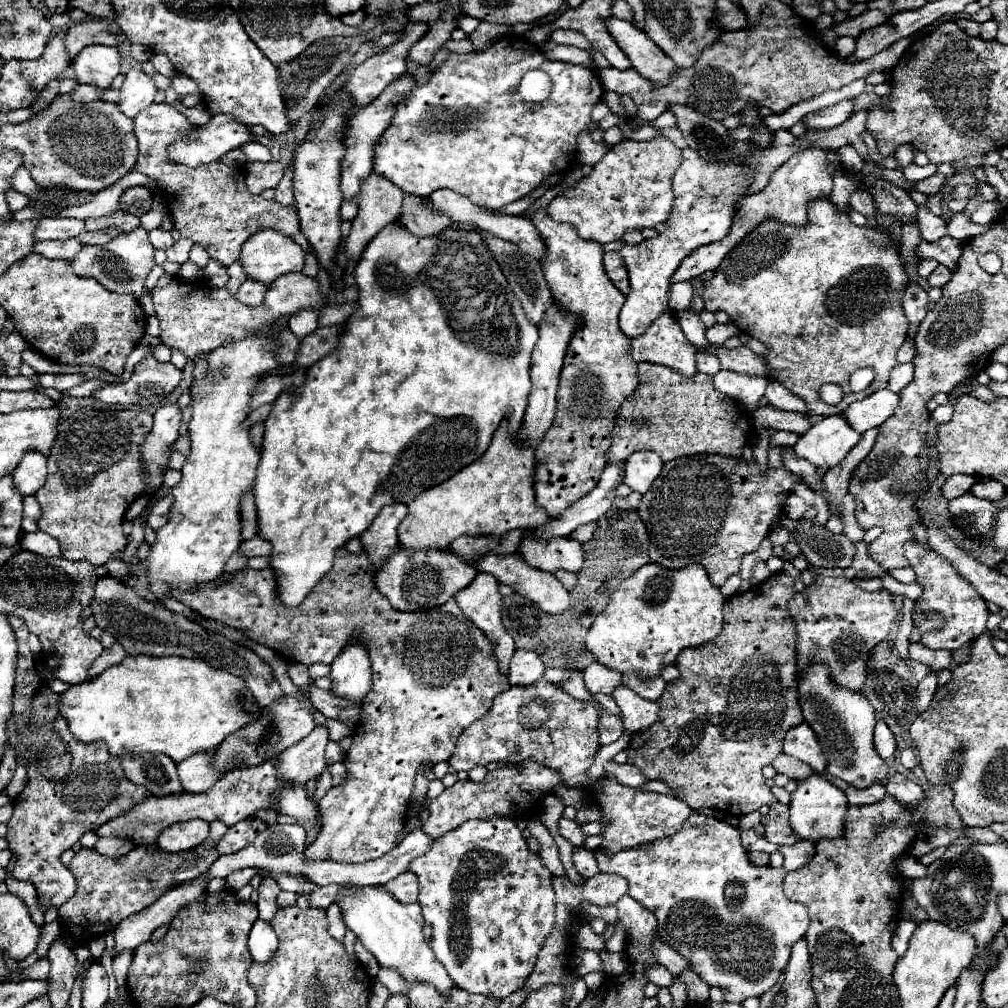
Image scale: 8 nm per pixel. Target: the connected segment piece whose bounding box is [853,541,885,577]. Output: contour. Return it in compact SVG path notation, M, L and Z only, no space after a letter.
M855 541L855 557L853 557L853 569L857 571L859 577L863 575L871 575L871 577L881 577L885 571L879 567L879 563L875 563L873 559L869 559L869 551L867 551L867 543L865 541Z

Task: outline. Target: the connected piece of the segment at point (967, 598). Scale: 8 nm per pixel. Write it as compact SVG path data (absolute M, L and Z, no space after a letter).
M915 539L905 543L905 557L909 559L913 571L917 573L917 583L923 589L921 599L915 601L915 611L939 613L945 619L943 627L933 629L933 631L925 631L919 639L919 645L929 647L929 649L955 651L963 643L977 639L977 635L981 635L981 631L985 631L985 623L989 617L989 609L985 605L985 599L981 599L977 589L943 555L931 551L929 547L921 545Z

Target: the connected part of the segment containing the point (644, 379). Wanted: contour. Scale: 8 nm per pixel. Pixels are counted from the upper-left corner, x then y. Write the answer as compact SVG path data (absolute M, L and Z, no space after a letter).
M641 363L639 387L617 411L607 463L625 461L641 449L655 451L663 461L703 453L741 457L745 445L749 445L749 433L743 433L743 409L731 397L713 389L711 375L695 373L687 377L663 365Z

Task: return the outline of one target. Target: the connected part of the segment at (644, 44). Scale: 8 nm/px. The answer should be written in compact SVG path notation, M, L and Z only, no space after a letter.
M609 17L605 21L607 31L617 41L617 45L623 49L623 53L633 63L633 69L653 81L653 83L665 83L669 79L671 71L675 71L673 59L669 59L647 35L645 31L639 31L633 23Z

